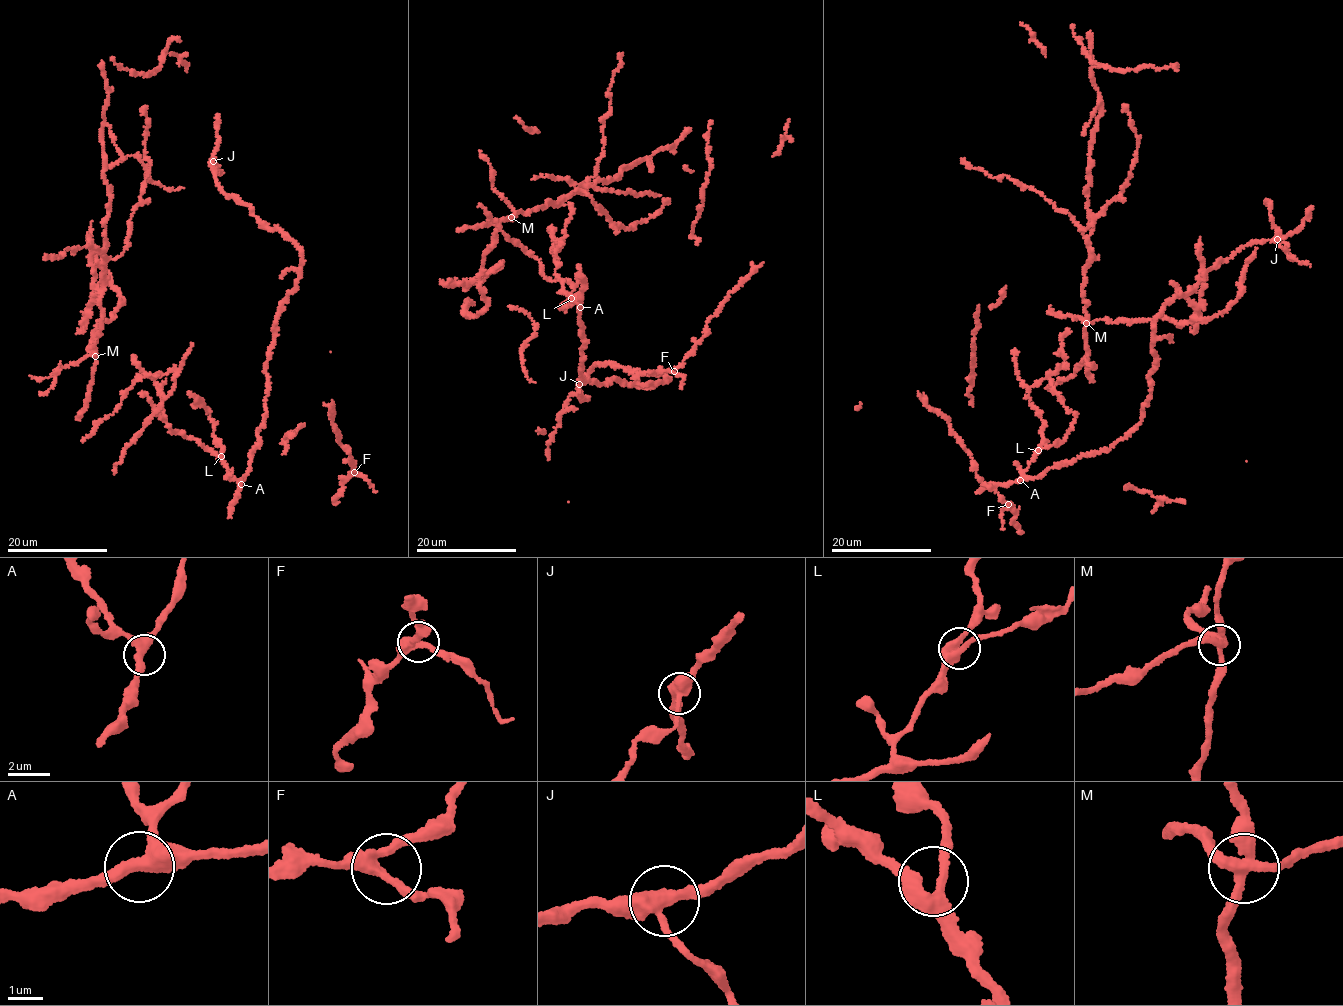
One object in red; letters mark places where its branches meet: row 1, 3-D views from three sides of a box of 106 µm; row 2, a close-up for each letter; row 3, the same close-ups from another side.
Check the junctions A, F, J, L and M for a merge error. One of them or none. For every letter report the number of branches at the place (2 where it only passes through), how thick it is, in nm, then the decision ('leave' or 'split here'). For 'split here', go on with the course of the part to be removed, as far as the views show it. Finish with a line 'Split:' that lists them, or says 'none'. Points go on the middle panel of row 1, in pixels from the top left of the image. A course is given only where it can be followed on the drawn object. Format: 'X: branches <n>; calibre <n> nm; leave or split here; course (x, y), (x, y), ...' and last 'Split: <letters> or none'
A: branches 3; calibre 360 nm; leave
F: branches 3; calibre 320 nm; leave
J: branches 3; calibre 400 nm; leave
L: branches 3; calibre 300 nm; leave
M: branches 4; calibre 320 nm; leave
Split: none

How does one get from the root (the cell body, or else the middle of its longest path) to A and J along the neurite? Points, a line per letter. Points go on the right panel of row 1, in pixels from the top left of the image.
A: (1035, 454), (1020, 480)
J: (1035, 454), (1024, 477), (1038, 478), (1125, 437), (1140, 422), (1150, 394), (1153, 319), (1241, 248), (1277, 239)

